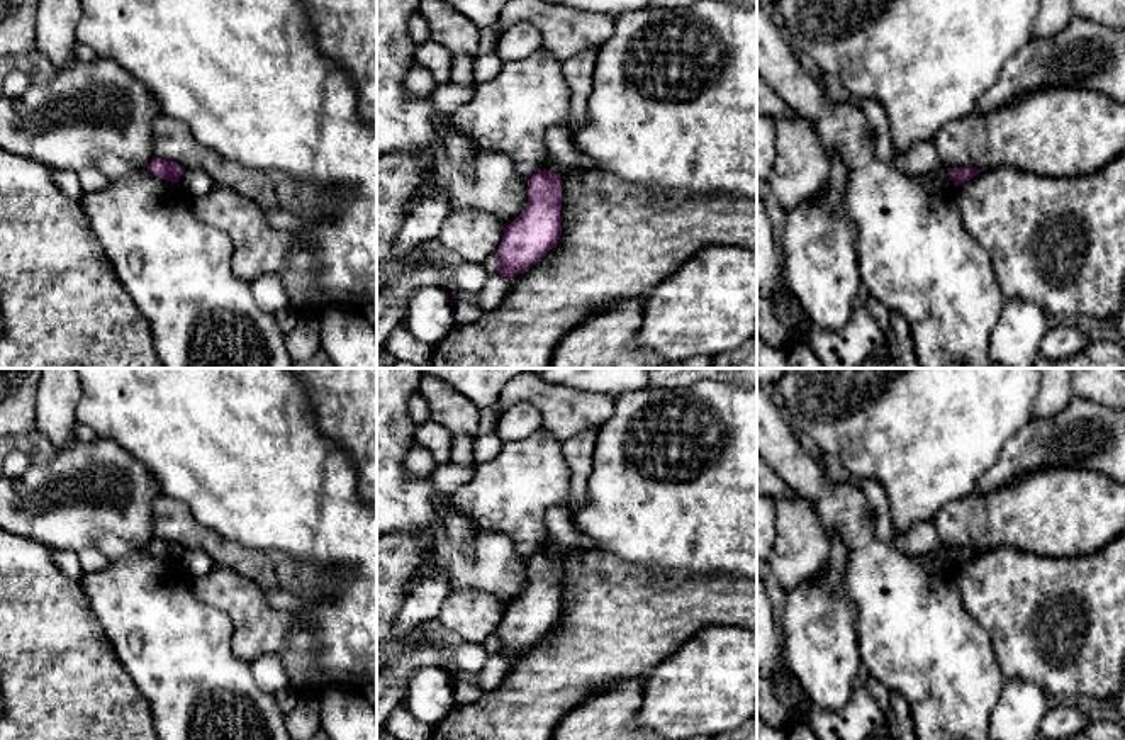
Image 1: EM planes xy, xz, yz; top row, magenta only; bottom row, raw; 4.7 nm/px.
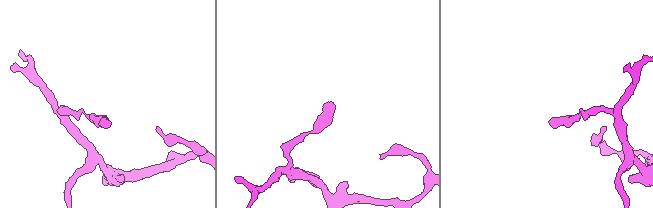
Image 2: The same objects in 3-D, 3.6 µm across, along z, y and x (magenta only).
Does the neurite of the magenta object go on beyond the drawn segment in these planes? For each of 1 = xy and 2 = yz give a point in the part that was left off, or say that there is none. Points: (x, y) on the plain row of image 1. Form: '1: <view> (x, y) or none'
1: none
2: none

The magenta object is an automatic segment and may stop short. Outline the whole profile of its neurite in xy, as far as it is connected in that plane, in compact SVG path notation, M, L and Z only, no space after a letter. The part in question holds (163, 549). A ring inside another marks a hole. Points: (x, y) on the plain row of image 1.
M153 538L149 543L149 550L163 560L168 560L171 563L178 563L180 557L183 555L185 548L178 543L161 540L161 538Z

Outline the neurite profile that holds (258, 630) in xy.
M214 565L205 575L190 579L195 596L224 613L232 623L232 652L251 664L263 655L277 655L288 686L302 696L319 689L321 676L312 665L312 642L294 635L295 613L273 609L261 587L234 569Z

